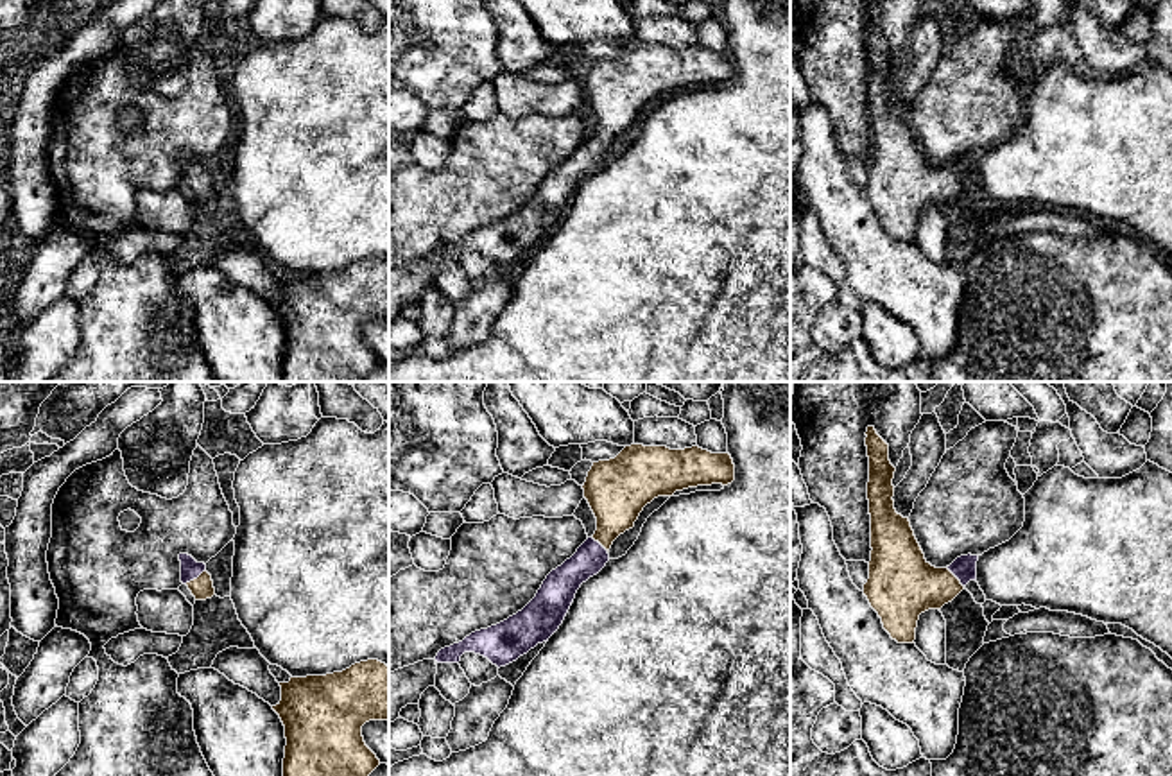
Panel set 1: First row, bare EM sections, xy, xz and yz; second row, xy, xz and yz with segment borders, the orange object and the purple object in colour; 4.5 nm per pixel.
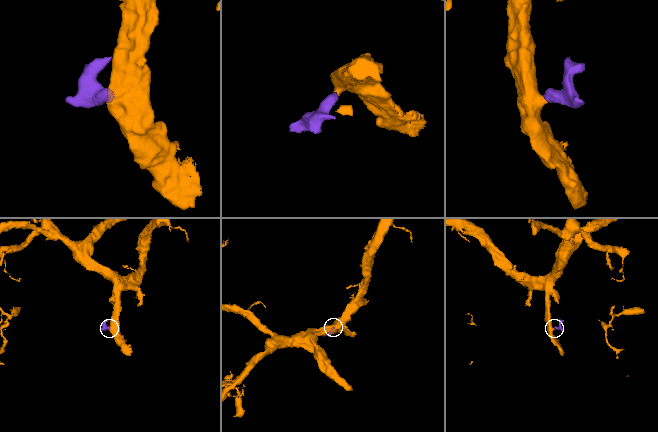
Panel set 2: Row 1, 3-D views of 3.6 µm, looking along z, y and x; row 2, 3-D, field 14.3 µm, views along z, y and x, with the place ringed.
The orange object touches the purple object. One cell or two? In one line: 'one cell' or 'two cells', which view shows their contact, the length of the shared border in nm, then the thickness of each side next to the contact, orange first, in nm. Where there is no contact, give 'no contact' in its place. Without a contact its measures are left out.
one cell; contact in xy; length 120 nm; calibres 100 and 90 nm

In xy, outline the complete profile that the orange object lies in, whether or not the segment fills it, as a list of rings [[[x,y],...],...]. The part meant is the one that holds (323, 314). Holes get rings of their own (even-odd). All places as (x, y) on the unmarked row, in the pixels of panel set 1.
[[[367,258],[342,271],[290,276],[280,285],[281,299],[272,308],[287,337],[281,382],[366,382],[380,358],[366,344],[362,324],[389,319],[389,265]]]

